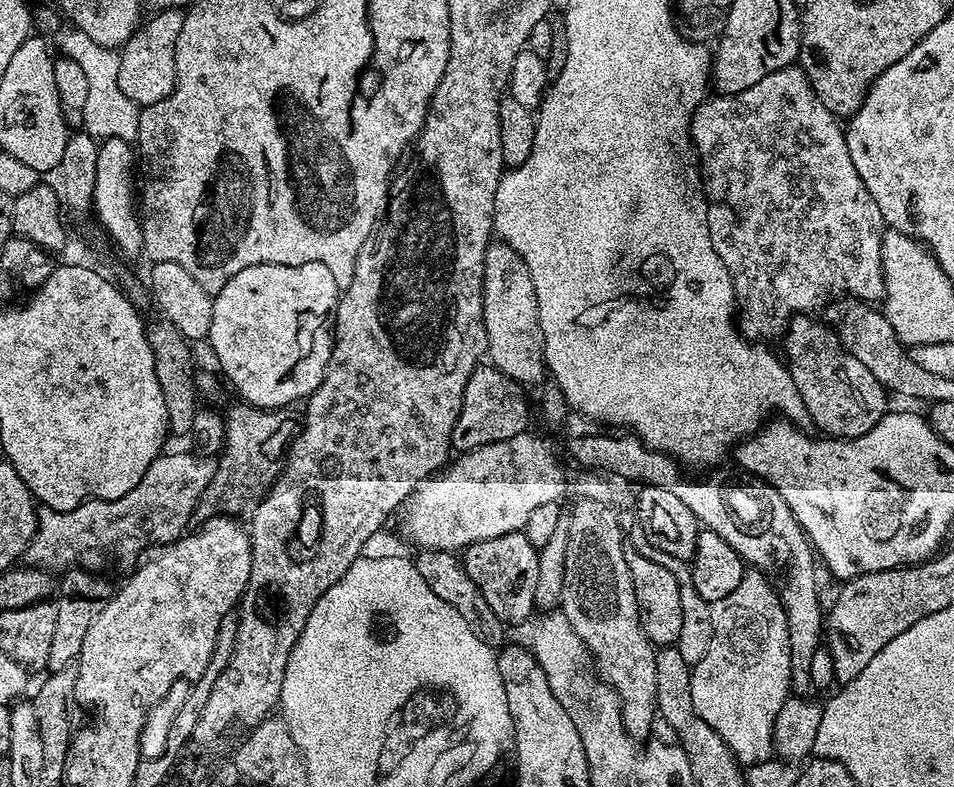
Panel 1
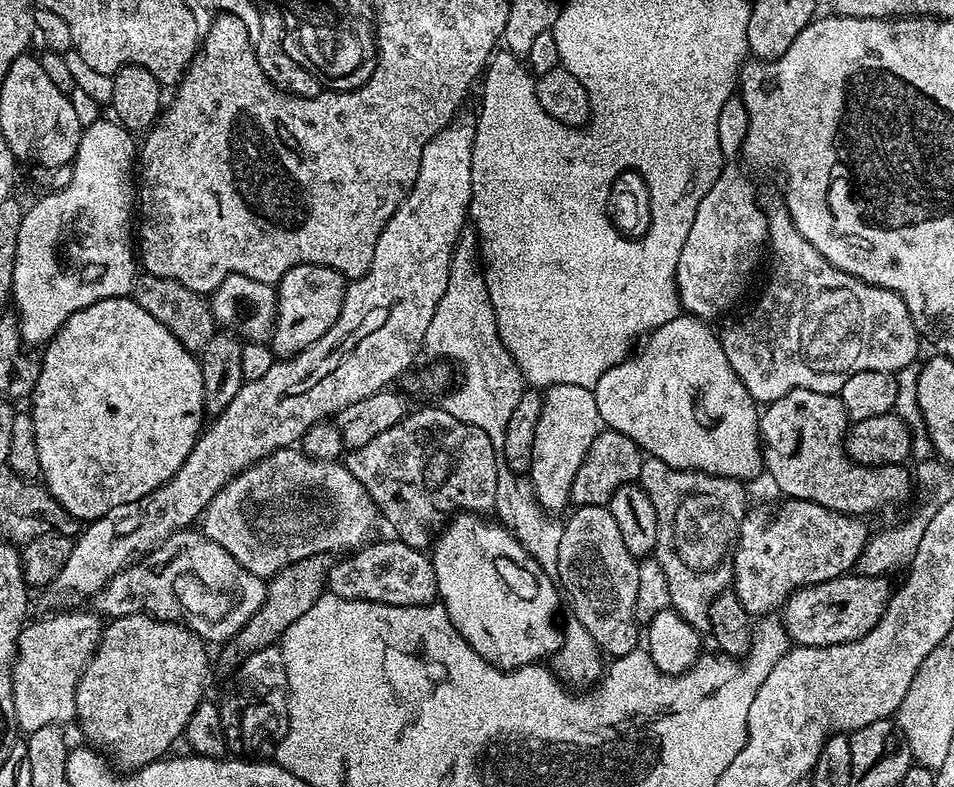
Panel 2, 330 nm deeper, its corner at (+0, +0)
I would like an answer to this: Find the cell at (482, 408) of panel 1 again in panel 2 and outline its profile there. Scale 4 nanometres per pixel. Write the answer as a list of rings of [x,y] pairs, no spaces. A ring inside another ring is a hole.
[[[440,406],[424,408],[421,412],[409,411],[402,422],[378,434],[378,438],[366,442],[366,446],[351,449],[342,463],[369,492],[383,523],[388,523],[396,531],[393,532],[395,539],[411,548],[427,549],[435,541],[437,529],[453,514],[488,514],[494,509],[498,450],[493,447],[492,440],[486,438],[486,430],[458,422],[458,418]]]

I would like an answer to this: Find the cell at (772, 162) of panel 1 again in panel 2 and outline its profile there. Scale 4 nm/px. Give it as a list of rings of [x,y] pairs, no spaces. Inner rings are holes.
[[[776,202],[773,208],[769,207],[767,209],[767,213],[770,252],[772,248],[772,269],[768,272],[768,289],[761,294],[760,301],[741,320],[734,321],[725,332],[721,331],[719,333],[722,350],[734,370],[734,374],[738,374],[742,386],[746,386],[746,390],[752,395],[752,399],[761,405],[767,406],[773,400],[782,398],[782,394],[790,394],[790,390],[795,388],[836,394],[841,391],[844,381],[849,376],[858,374],[860,371],[884,371],[897,374],[904,367],[917,363],[918,357],[916,355],[920,352],[922,337],[917,332],[914,322],[910,318],[910,310],[906,310],[906,302],[901,296],[897,292],[892,292],[889,288],[879,288],[873,284],[867,284],[865,280],[846,274],[835,268],[830,262],[826,262],[826,258],[822,258],[822,254],[818,254],[818,250],[814,250],[814,246],[810,242],[806,242],[806,238],[802,238],[802,234],[798,234],[788,209],[784,207],[783,203]]]

